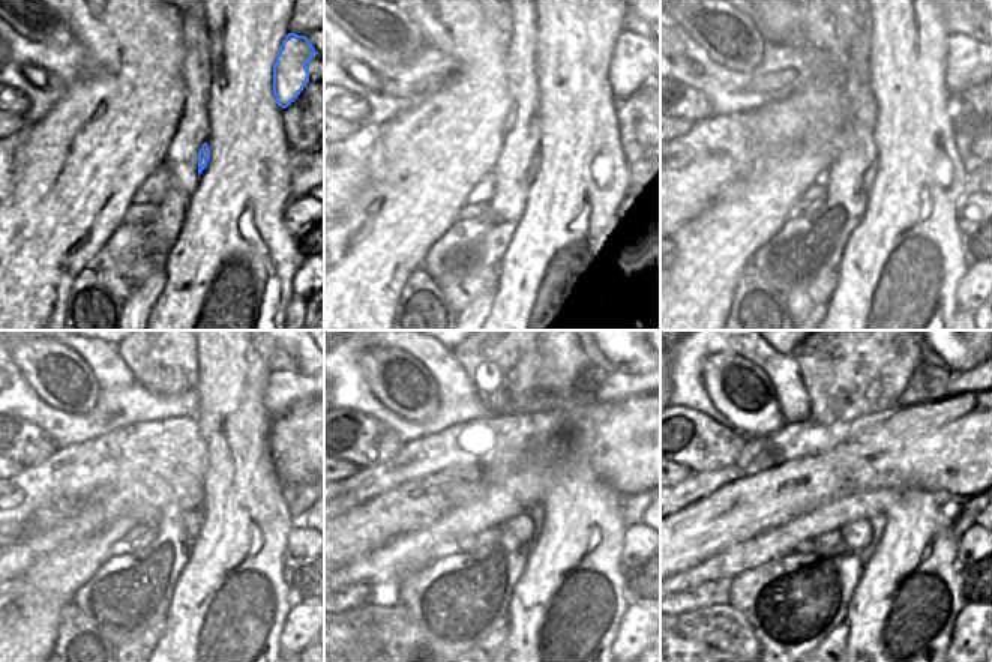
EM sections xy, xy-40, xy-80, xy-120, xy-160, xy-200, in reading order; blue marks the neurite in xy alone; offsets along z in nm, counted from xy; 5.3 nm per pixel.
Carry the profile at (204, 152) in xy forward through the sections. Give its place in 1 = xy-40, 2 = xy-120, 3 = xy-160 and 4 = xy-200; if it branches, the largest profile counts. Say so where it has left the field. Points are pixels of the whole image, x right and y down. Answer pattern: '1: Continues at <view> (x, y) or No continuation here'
1: Continues at xy-40 (535, 167)
2: Continues at xy-120 (191, 524)
3: Continues at xy-160 (521, 526)
4: Continues at xy-200 (856, 535)

